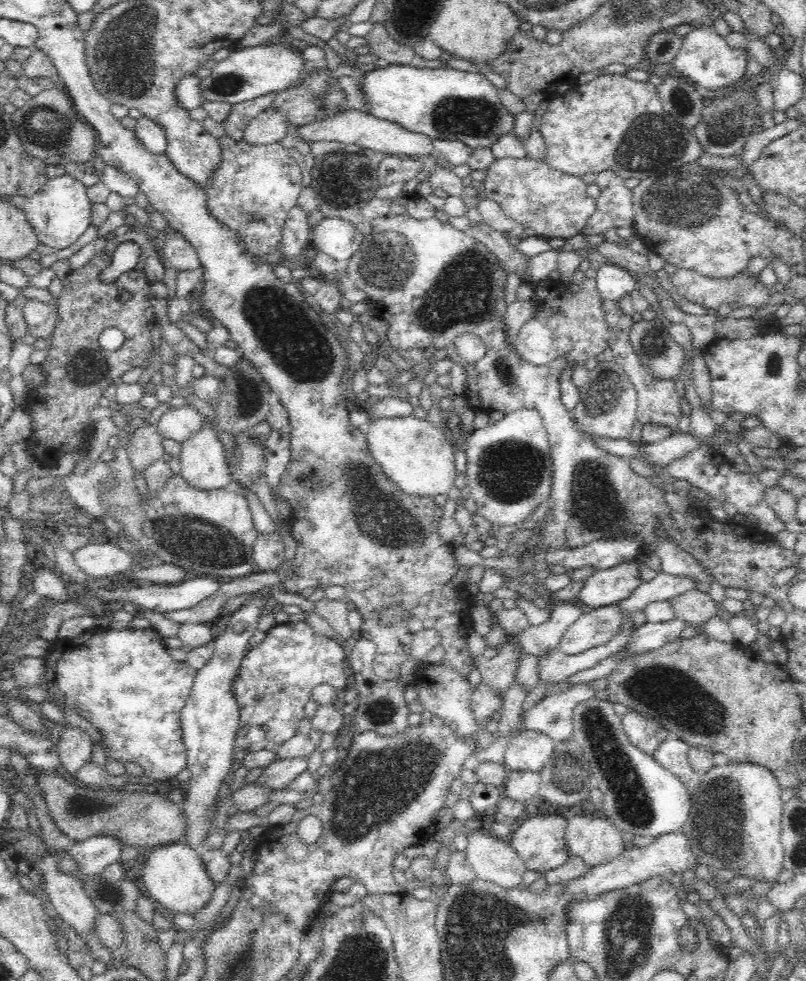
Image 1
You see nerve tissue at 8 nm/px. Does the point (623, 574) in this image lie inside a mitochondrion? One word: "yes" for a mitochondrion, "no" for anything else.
no

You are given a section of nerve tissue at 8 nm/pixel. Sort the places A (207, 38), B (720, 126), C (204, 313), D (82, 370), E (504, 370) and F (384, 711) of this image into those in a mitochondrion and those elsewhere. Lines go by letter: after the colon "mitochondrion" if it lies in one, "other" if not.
A: other
B: mitochondrion
C: other
D: mitochondrion
E: mitochondrion
F: mitochondrion

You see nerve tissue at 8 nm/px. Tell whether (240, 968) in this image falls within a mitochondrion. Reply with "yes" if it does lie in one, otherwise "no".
yes

